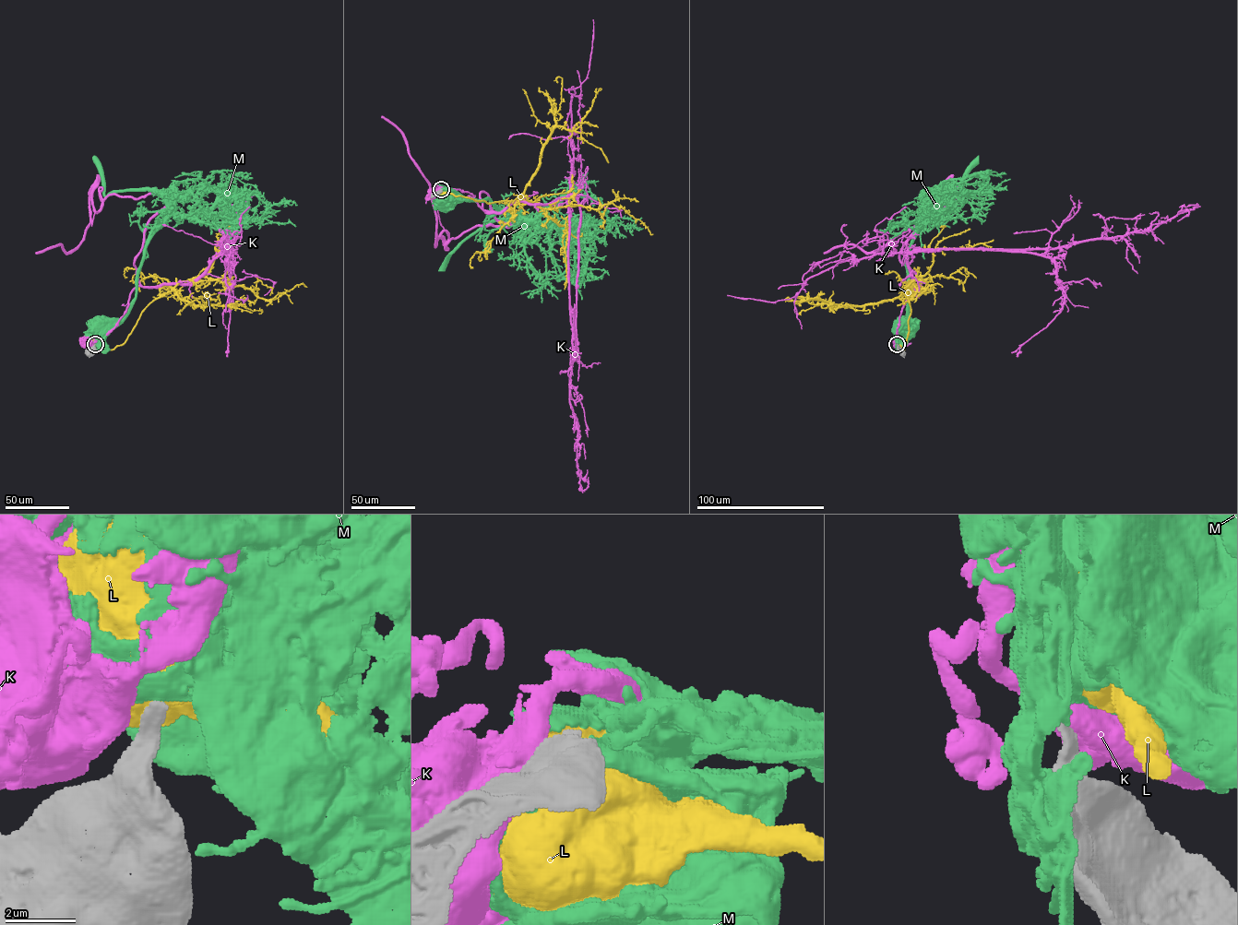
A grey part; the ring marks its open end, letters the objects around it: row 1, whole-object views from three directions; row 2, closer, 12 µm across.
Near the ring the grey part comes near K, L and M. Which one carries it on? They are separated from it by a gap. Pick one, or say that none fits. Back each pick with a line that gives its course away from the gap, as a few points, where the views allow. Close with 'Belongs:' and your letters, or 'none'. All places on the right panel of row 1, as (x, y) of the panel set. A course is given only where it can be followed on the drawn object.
Belongs: none

